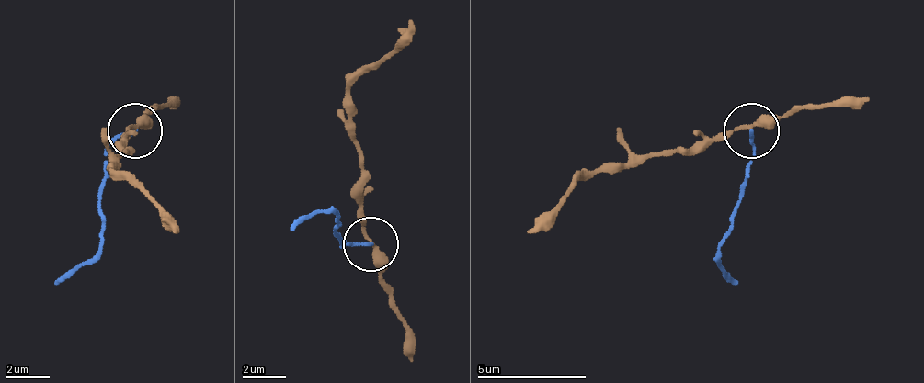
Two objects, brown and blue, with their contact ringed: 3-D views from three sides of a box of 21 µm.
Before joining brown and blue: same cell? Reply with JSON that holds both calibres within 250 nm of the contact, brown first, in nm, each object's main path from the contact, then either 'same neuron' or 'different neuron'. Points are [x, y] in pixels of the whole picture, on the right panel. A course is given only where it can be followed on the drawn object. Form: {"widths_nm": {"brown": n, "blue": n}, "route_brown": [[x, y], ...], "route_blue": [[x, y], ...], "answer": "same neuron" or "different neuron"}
{"widths_nm": {"brown": 280, "blue": 160}, "route_brown": [[750, 127], [602, 164], [526, 230]], "route_blue": [[750, 132], [755, 148], [734, 230], [717, 252], [739, 285]], "answer": "different neuron"}

